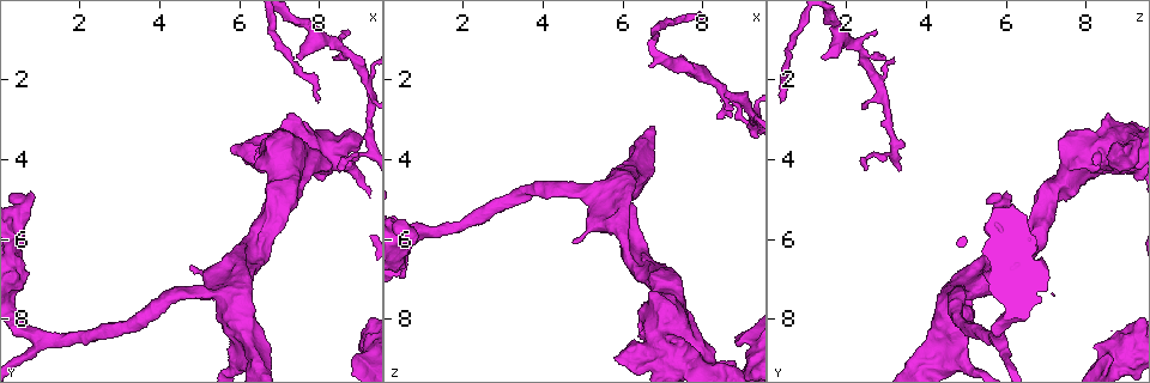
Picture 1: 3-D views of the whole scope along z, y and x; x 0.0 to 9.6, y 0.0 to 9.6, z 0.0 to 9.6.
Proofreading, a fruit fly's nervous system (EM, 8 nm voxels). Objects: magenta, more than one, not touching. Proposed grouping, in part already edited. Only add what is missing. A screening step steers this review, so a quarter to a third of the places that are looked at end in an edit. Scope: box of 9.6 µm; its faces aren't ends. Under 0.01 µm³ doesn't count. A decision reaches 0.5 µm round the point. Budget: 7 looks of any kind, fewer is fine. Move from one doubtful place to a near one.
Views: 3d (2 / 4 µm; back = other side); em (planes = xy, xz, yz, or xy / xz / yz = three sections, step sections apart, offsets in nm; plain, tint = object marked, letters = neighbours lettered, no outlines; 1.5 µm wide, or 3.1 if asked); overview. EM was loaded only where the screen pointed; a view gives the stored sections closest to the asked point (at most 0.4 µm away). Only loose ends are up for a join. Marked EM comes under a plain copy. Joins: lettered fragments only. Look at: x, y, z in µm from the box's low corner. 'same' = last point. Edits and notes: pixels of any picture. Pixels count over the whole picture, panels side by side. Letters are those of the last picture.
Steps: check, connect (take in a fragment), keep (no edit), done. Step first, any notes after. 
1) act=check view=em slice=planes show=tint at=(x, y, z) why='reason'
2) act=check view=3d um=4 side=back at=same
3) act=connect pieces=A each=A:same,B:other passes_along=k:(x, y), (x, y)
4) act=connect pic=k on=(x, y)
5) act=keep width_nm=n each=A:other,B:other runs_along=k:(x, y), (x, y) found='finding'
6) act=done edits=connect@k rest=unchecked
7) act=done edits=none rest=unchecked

act=check view=em slice=planes show=letters at=(8.80, 0.75, 2.80) why='an open end'

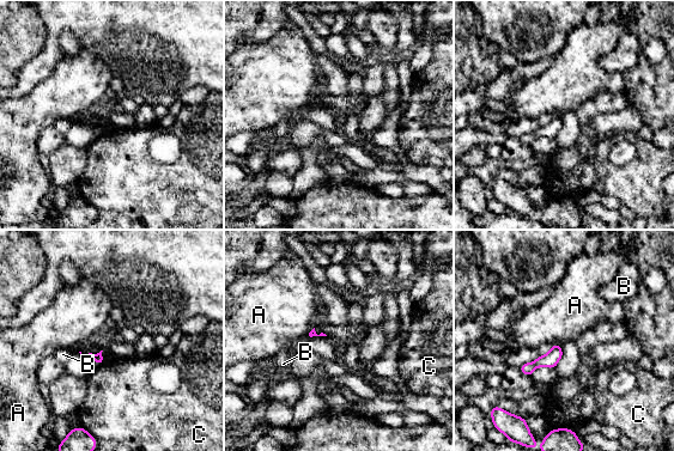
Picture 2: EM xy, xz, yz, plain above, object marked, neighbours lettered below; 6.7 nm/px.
act=keep longest_contact=C:70nm each=A:other,B:other,C:other runs_along=2:(558, 348), (546, 360), (523, 369) found='none of them fits'

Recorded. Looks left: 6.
act=check view=3d um=4 at=(7.50, 1.45, 1.40) why='an open end'

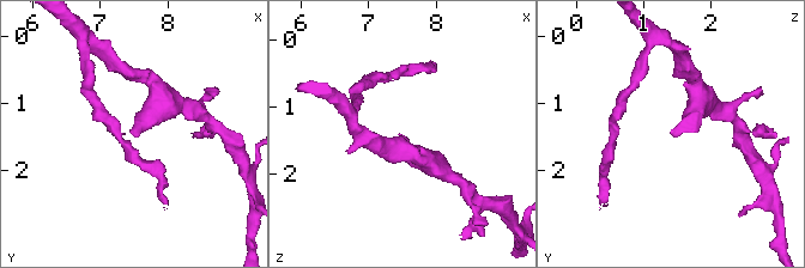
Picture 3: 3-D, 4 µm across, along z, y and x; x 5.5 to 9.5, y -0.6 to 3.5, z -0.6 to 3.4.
act=check view=em slice=planes show=letters at=(7.45, 1.50, 1.45) why='now the EM'

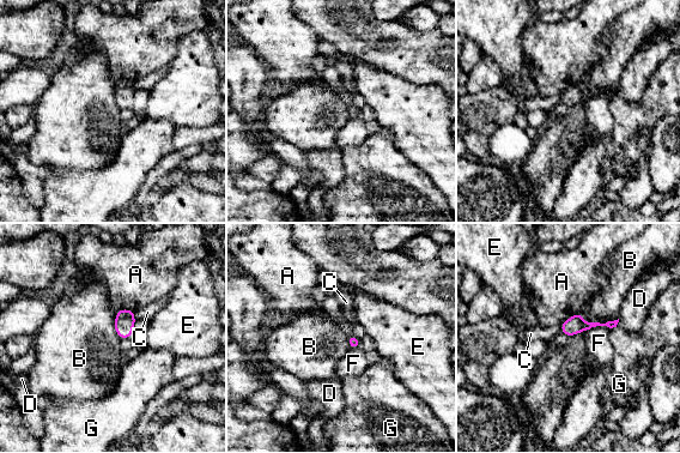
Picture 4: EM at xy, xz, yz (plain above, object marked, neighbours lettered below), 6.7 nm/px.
act=keep longest_contact=B:260nm each=A:other,B:other,C:other,D:other,E:other,F:other,G:other found='no lettered fragment goes on from it'

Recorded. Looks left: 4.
act=check view=em slice=xz step=8 show=tint at=(5.85, 6.20, 5.70) why='thick end'

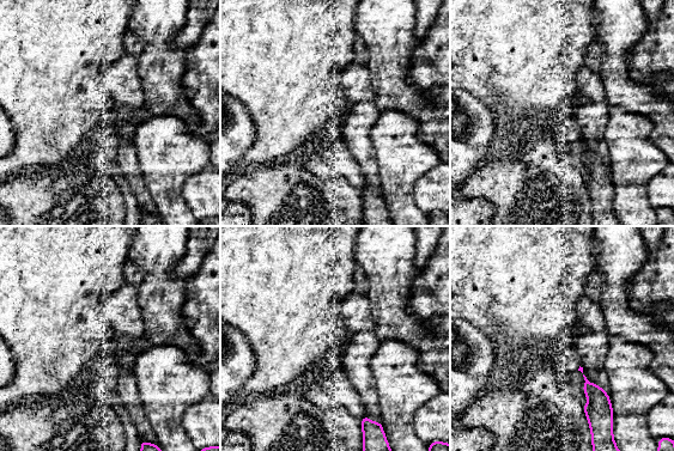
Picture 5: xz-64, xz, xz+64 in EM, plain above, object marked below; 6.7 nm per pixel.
act=check view=em slice=planes show=letters at=same

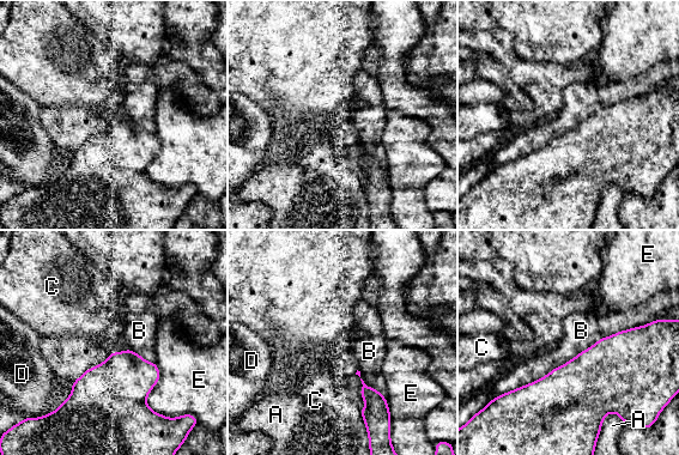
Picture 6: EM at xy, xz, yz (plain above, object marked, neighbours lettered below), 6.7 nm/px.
act=keep width_nm=220 each=A:other,B:other,C:other,D:other,E:other border=6:(647, 323), (601, 337), (509, 390) found='no lettered fragment goes on from it'

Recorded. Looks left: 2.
act=done edits=none rest=unchecked

